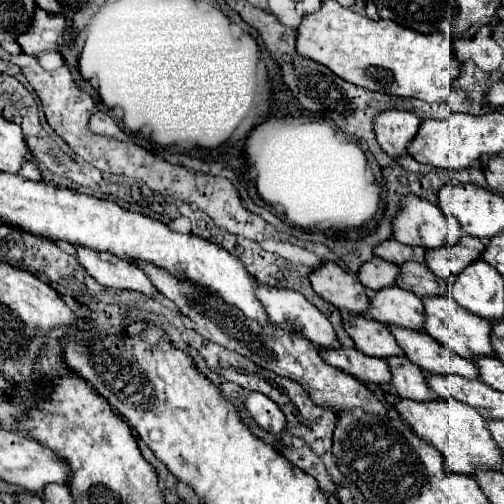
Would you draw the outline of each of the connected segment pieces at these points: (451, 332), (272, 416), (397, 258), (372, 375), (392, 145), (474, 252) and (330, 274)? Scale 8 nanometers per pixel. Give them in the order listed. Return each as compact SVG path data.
M430 296L428 300L424 298L424 308L426 308L426 332L438 340L440 344L444 344L446 348L454 350L458 356L466 358L466 360L478 360L484 356L496 356L494 346L490 342L490 322L466 312L459 304L454 304L454 300L450 300L450 296L442 298L442 296Z
M250 392L244 400L244 408L262 430L266 430L270 434L278 434L284 430L286 418L284 418L282 410L264 394Z
M388 240L388 242L382 242L380 246L374 248L374 254L382 260L388 260L392 264L406 264L406 262L424 262L424 256L420 256L420 250L416 248L410 248L410 246L404 246L404 244L398 244L396 240Z
M356 348L320 350L320 352L322 352L322 358L330 366L334 366L334 368L338 368L338 370L354 376L354 378L374 382L378 386L392 382L392 374L390 374L390 368L388 368L386 360L378 360L378 358L372 358L372 356L362 356L362 352L358 352Z
M386 110L374 118L374 132L380 148L392 156L406 156L408 144L414 140L420 128L420 120L412 112L402 110Z
M462 236L460 244L454 248L438 248L438 250L428 250L426 252L426 264L428 268L438 274L438 270L448 270L450 274L458 276L464 268L474 264L476 260L482 258L484 252L484 242L474 238L474 236Z
M324 262L310 274L310 282L314 292L326 302L334 304L338 310L346 310L350 314L366 314L370 308L370 298L360 280L344 272L334 262Z

